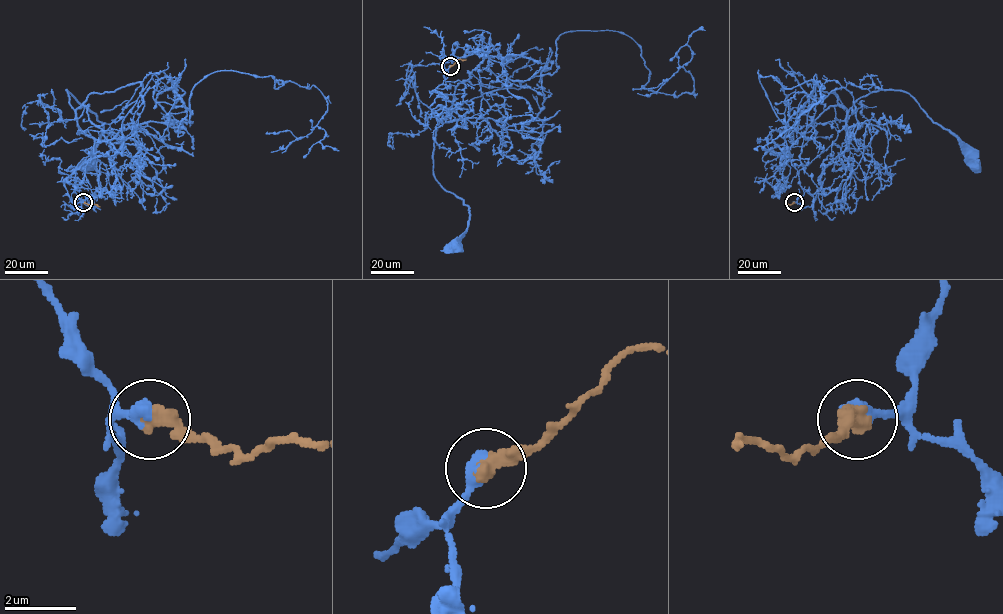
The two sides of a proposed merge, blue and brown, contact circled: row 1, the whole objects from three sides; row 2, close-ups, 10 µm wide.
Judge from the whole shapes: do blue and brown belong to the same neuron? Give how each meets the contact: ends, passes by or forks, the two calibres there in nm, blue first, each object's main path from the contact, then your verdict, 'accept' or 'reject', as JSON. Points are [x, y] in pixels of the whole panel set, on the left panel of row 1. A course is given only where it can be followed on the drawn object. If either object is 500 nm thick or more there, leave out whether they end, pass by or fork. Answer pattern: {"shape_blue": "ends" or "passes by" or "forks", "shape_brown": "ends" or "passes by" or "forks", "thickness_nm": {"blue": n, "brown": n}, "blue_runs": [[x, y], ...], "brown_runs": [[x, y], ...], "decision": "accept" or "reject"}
{"thickness_nm": {"blue": 480, "brown": 550}, "blue_runs": [[83, 202], [76, 206], [64, 180], [91, 157], [93, 139], [78, 124], [66, 90], [102, 124], [87, 166]], "brown_runs": [[83, 202], [100, 206]], "decision": "accept"}

